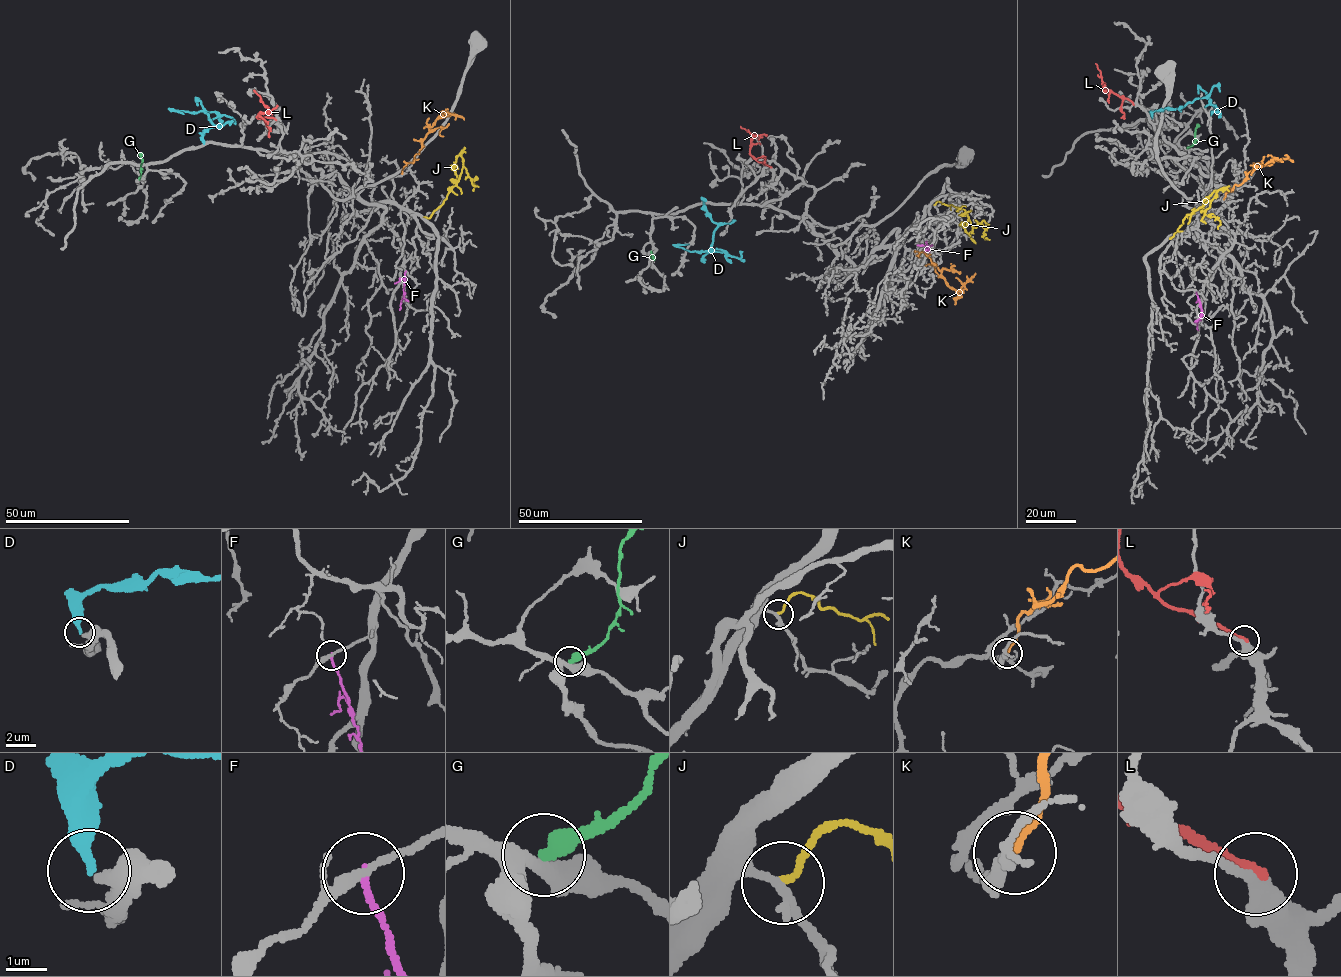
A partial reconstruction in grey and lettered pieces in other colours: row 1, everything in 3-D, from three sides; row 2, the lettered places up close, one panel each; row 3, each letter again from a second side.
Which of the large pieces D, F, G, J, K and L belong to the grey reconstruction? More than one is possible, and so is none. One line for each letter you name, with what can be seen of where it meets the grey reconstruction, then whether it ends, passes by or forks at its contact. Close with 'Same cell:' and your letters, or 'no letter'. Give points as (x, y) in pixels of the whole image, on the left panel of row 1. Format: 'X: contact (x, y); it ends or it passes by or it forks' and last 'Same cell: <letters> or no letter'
D: contact (204, 143); it ends
Same cell: D

